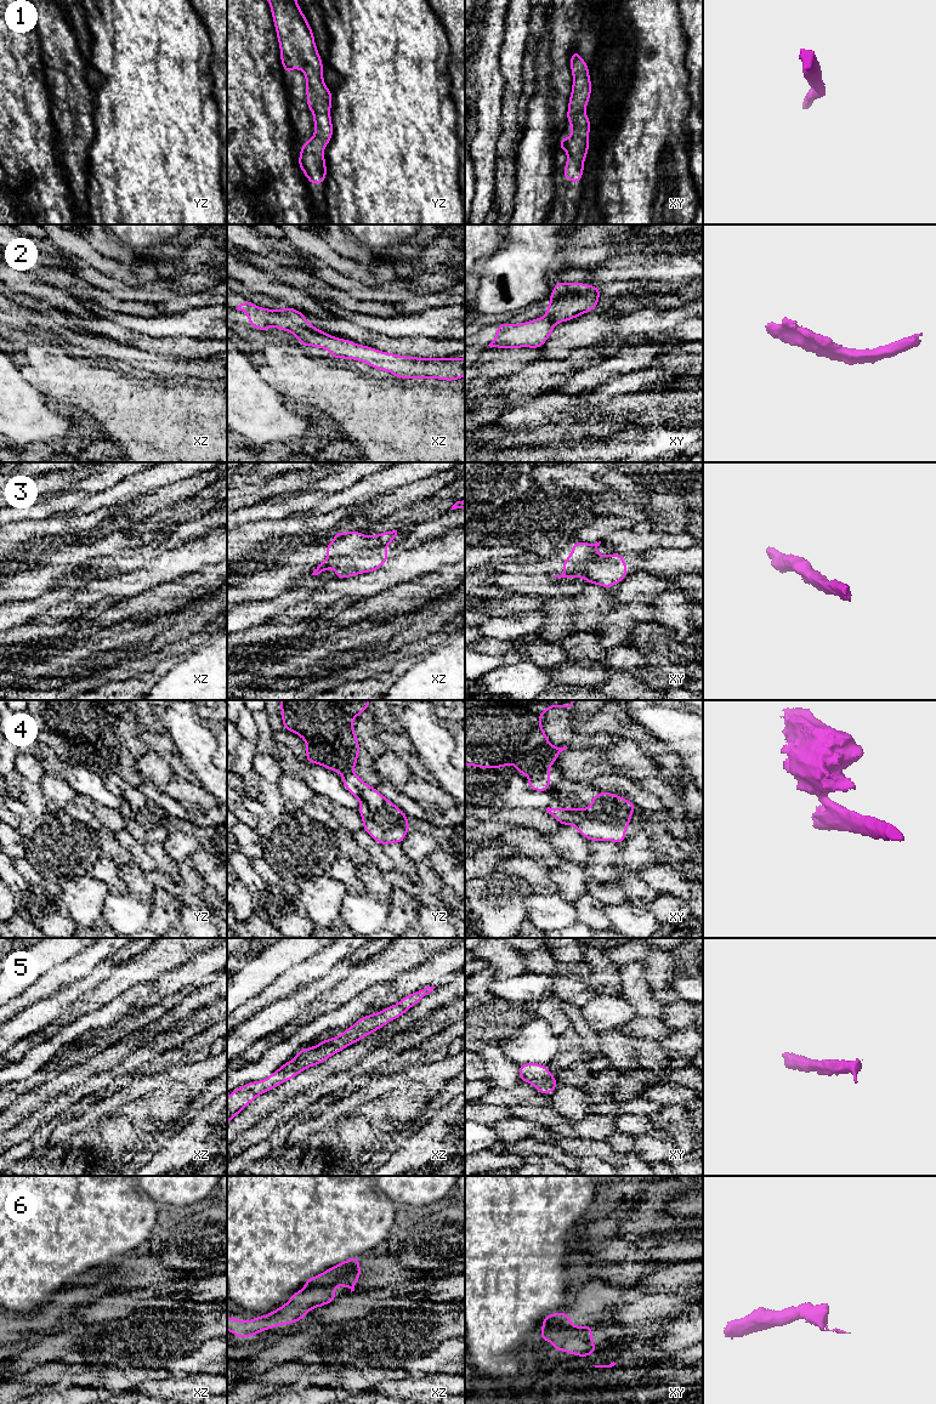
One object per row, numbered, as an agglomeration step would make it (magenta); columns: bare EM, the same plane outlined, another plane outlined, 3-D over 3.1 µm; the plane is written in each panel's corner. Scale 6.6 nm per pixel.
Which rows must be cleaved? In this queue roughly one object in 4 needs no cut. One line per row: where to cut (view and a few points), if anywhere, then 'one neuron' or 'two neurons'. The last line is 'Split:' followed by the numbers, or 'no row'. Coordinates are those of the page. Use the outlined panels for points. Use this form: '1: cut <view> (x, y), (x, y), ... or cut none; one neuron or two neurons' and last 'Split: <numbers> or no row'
1: cut none; one neuron
2: cut xy (544, 317), (555, 323); two neurons
3: cut xz (384, 545), (366, 547), (329, 558); two neurons
4: cut xy (548, 768), (528, 774); two neurons
5: cut none; one neuron
6: cut xz (305, 1286), (330, 1286), (333, 1289); two neurons
Split: 2, 3, 4, 6

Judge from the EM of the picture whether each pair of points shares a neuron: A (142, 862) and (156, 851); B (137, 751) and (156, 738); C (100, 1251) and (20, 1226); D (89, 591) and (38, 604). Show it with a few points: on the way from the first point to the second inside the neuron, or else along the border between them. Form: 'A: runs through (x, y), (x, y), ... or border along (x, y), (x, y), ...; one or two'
A: border along (143, 846), (157, 870); two
B: border along (137, 735), (149, 749); two
C: runs through (80, 1232), (74, 1226), (39, 1226); one
D: border along (79, 589), (69, 598), (49, 608); two

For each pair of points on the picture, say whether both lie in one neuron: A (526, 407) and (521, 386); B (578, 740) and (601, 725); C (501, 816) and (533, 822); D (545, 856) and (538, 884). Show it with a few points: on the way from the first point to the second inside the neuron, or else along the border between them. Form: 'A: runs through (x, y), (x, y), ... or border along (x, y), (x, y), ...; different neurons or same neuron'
A: border along (538, 393), (522, 399); different neurons
B: border along (574, 722), (580, 733), (607, 733), (612, 738); different neurons
C: runs through (509, 816), (526, 817); same neuron
D: border along (520, 853), (549, 868); different neurons

